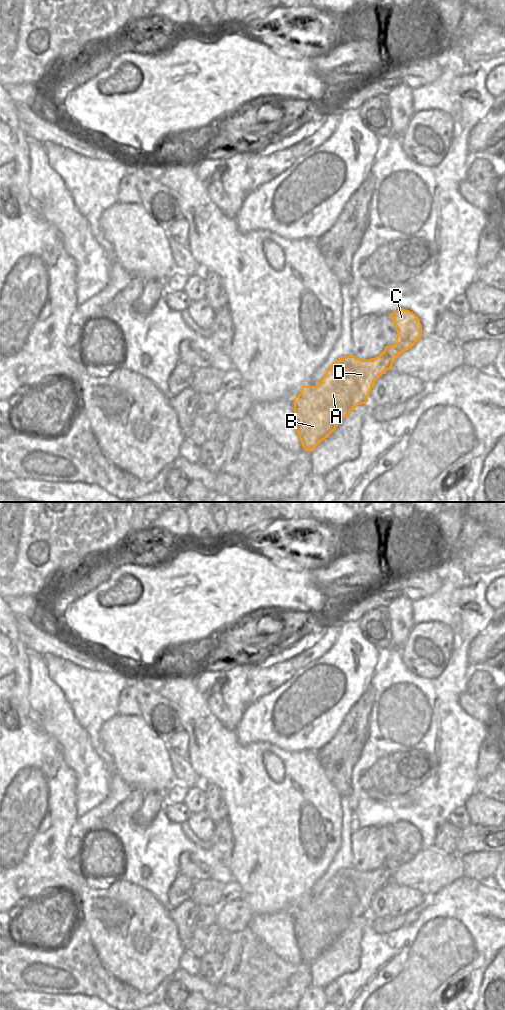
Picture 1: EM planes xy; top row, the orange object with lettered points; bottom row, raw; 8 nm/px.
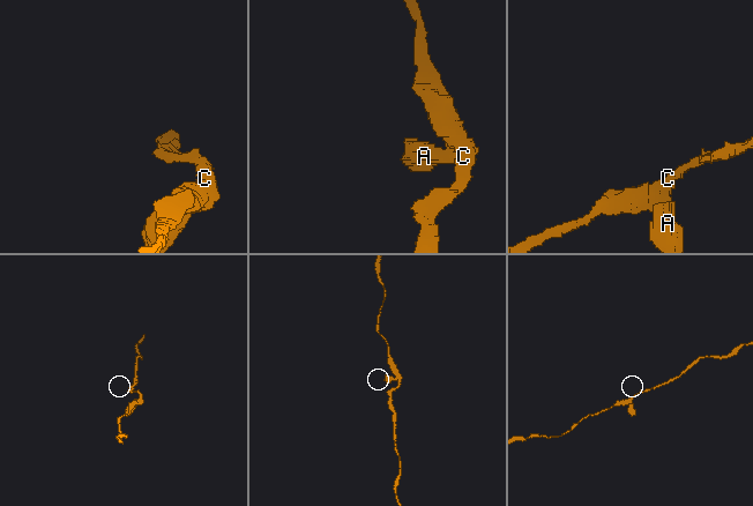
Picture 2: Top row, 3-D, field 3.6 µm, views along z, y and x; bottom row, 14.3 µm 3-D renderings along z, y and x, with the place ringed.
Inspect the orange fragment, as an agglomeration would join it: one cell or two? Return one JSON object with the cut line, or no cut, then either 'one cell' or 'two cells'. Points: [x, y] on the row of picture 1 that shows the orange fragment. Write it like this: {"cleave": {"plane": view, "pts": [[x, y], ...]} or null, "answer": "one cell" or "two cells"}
{"cleave": null, "answer": "one cell"}

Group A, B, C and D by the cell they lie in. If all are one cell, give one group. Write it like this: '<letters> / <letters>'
A B C D

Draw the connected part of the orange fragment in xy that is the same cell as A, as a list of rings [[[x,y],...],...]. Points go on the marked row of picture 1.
[[[401,308],[391,313],[390,317],[398,333],[395,344],[386,346],[379,356],[369,360],[355,356],[339,358],[328,368],[317,386],[304,385],[294,398],[294,423],[304,450],[314,450],[357,406],[367,403],[374,383],[391,369],[403,352],[412,348],[422,337],[420,319],[413,312]]]

